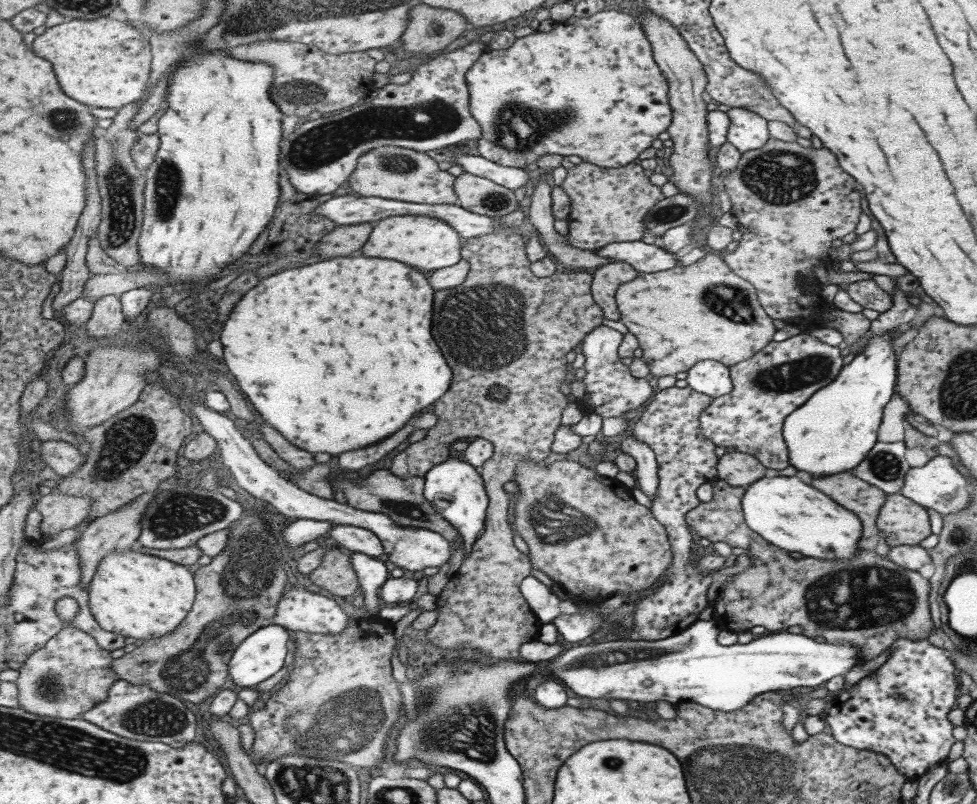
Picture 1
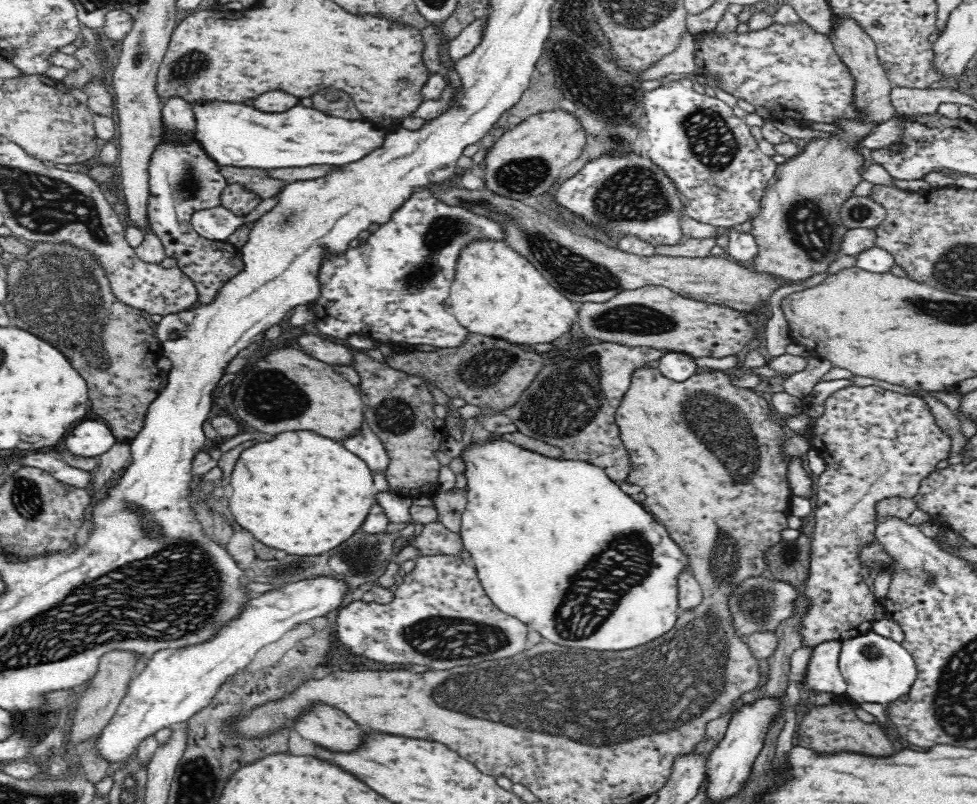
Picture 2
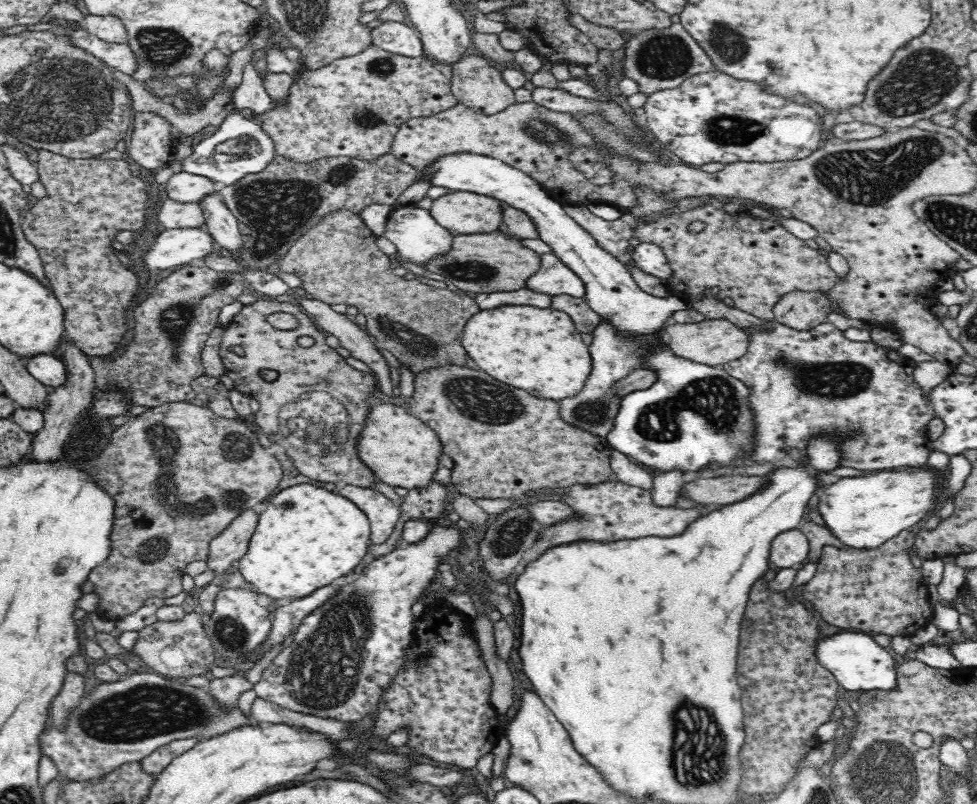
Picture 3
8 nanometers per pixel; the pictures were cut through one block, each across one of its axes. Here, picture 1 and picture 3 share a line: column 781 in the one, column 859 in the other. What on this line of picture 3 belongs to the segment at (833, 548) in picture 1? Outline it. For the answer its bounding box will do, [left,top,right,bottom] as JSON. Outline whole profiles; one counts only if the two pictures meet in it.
[818,466,934,550]

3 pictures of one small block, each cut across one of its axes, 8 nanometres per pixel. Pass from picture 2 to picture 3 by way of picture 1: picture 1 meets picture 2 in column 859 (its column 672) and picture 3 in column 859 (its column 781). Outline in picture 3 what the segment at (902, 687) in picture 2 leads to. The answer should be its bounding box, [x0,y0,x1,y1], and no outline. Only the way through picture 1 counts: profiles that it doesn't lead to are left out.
[814,632,896,690]

